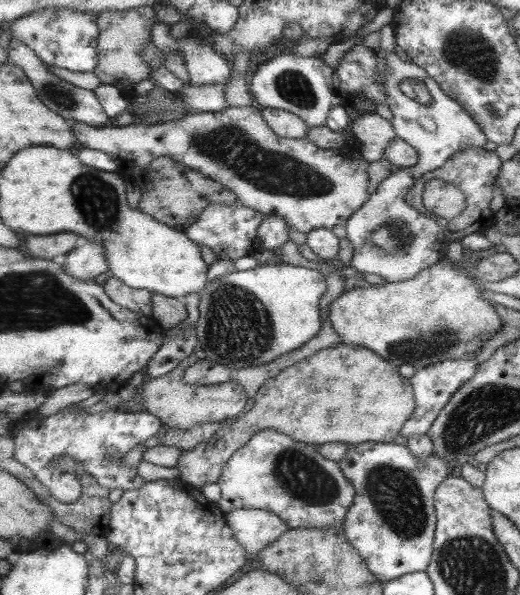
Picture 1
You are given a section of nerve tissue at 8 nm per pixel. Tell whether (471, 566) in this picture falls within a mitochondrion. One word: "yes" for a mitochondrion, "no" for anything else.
yes

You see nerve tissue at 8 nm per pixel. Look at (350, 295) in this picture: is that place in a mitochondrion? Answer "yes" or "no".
no

